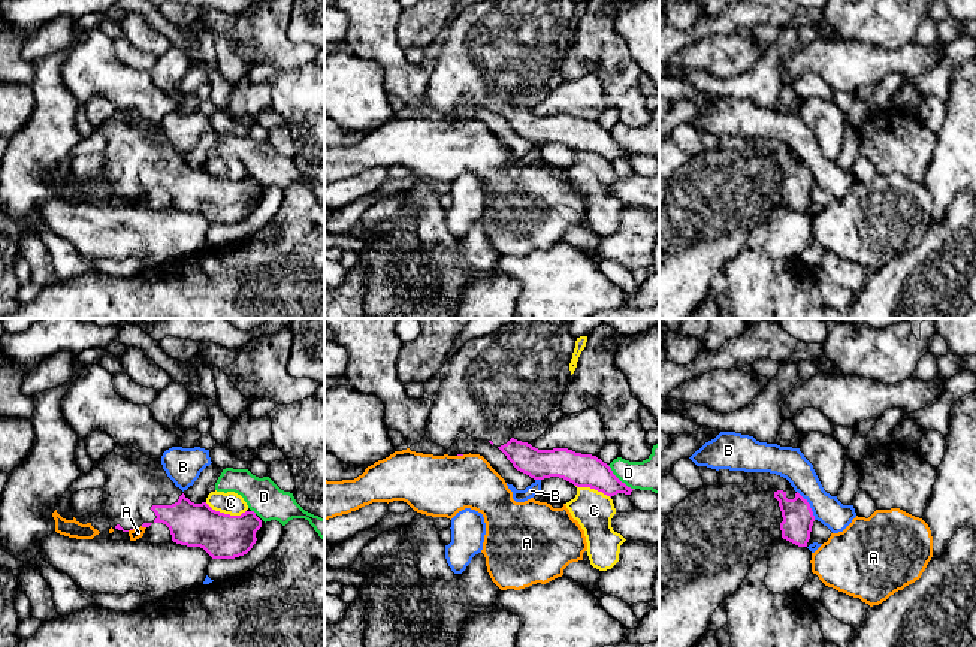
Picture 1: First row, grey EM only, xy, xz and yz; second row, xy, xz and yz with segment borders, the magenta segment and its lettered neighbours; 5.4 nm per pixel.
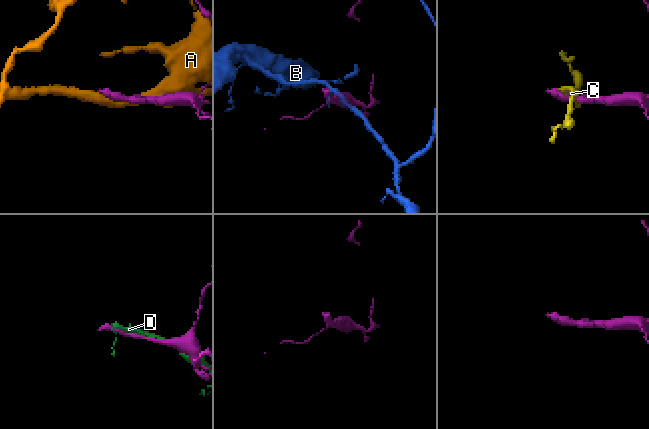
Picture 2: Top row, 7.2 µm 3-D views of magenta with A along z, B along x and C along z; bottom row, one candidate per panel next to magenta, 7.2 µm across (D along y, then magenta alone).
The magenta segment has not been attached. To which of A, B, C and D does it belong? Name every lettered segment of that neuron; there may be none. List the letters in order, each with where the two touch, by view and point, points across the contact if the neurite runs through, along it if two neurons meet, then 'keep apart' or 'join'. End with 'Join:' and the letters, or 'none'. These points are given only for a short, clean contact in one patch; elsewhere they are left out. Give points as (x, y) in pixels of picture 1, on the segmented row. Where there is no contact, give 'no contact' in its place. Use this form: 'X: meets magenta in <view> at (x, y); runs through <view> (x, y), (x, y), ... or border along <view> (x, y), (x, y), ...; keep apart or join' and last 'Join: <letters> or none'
A: meets magenta in xz at (461, 454); keep apart
B: meets magenta in yz at (809, 505); keep apart
C: meets magenta in xy at (226, 514); keep apart
D: meets magenta in xz at (618, 478); keep apart
Join: none

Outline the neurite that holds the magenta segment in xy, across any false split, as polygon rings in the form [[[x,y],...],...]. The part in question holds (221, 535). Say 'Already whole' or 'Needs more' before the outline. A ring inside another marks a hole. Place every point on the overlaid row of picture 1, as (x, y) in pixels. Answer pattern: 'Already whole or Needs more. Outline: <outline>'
Needs more. Outline: [[[115,445],[94,468],[106,475],[100,513],[112,529],[129,532],[163,523],[173,542],[200,547],[212,559],[244,556],[257,541],[262,520],[254,511],[230,516],[206,502],[191,502],[167,477],[161,459]]]

